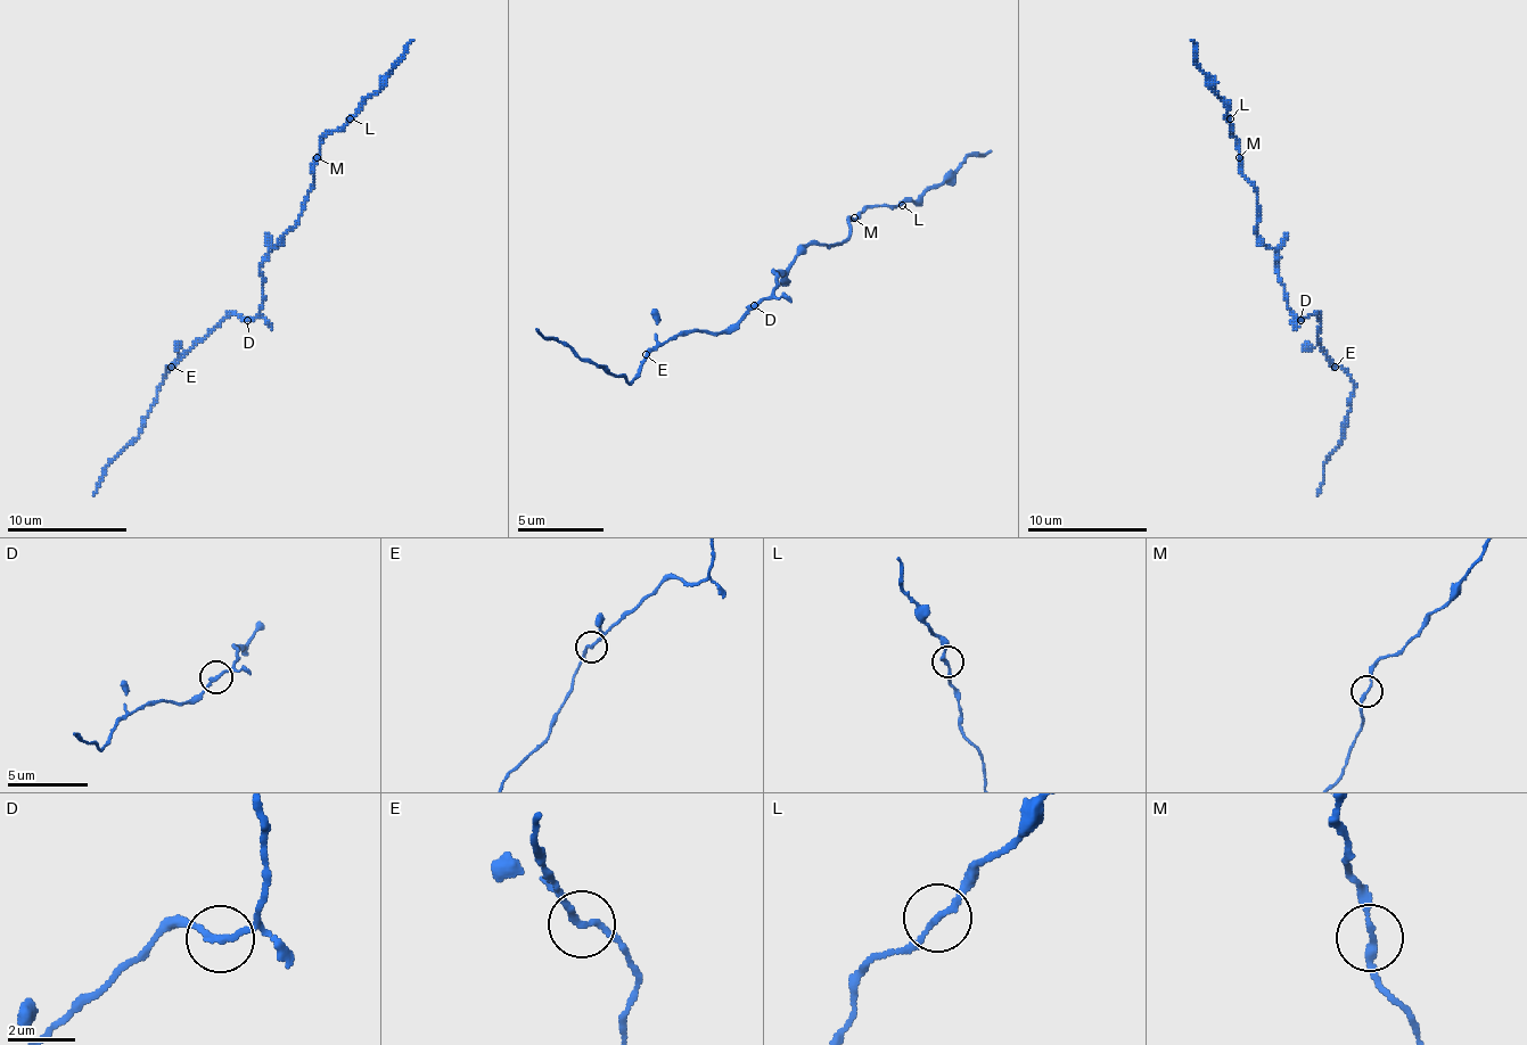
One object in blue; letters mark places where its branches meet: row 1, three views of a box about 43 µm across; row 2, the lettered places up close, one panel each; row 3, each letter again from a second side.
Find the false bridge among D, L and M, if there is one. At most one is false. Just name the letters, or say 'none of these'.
none of these

